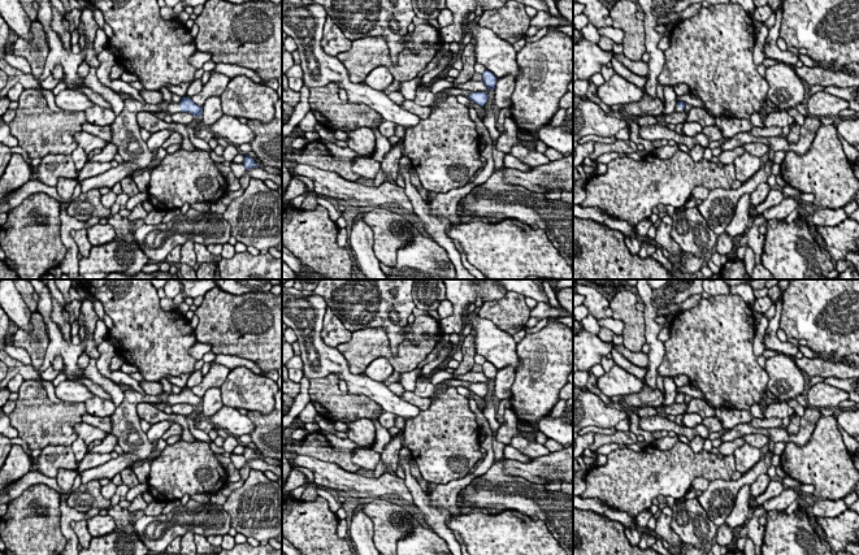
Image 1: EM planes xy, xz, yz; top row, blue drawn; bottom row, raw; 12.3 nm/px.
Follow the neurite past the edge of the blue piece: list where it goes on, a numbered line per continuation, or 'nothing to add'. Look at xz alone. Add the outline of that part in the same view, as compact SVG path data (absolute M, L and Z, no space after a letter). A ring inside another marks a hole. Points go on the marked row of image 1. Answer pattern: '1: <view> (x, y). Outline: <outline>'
1: xz (424, 96). Outline: M421 79L417 82L416 95L415 95L415 103L421 107L430 107L437 99L439 99L443 95L463 95L465 97L470 96L469 91L464 91L460 88L446 88L441 92L433 94L430 88L428 88L425 84L421 83Z

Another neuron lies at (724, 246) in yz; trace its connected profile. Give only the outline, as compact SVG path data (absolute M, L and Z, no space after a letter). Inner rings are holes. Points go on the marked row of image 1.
M724 231L721 235L717 237L715 248L716 252L719 252L720 255L728 256L733 250L733 244L733 238L726 231Z

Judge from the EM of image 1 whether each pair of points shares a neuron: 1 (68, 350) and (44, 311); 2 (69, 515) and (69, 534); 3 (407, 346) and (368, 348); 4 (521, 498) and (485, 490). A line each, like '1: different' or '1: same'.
1: same
2: same
3: same
4: same

